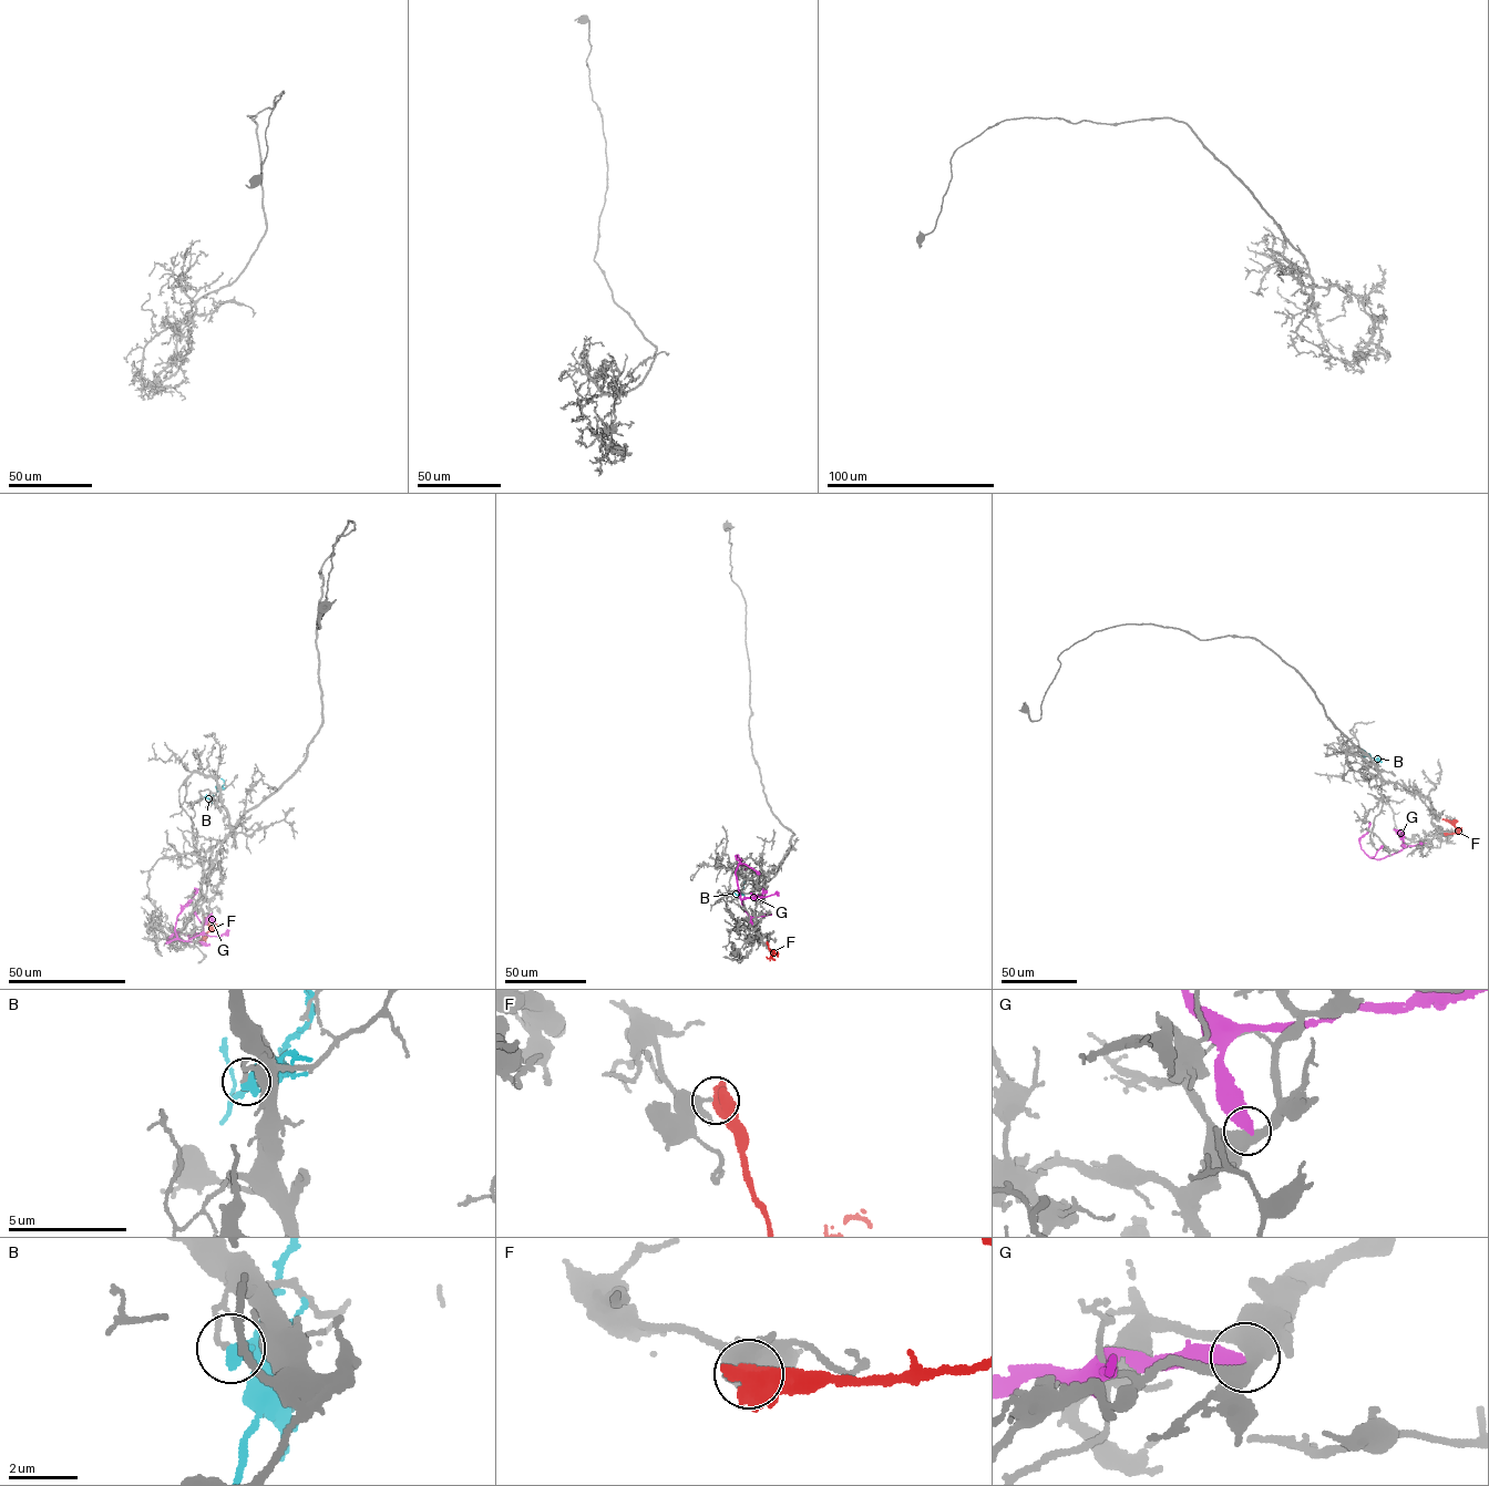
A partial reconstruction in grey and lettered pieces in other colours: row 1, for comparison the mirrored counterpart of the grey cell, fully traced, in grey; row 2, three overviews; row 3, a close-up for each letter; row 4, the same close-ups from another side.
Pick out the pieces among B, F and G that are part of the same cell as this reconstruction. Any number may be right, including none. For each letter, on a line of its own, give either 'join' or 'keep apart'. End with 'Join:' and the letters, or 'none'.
B: keep apart
F: keep apart
G: keep apart
Join: none

